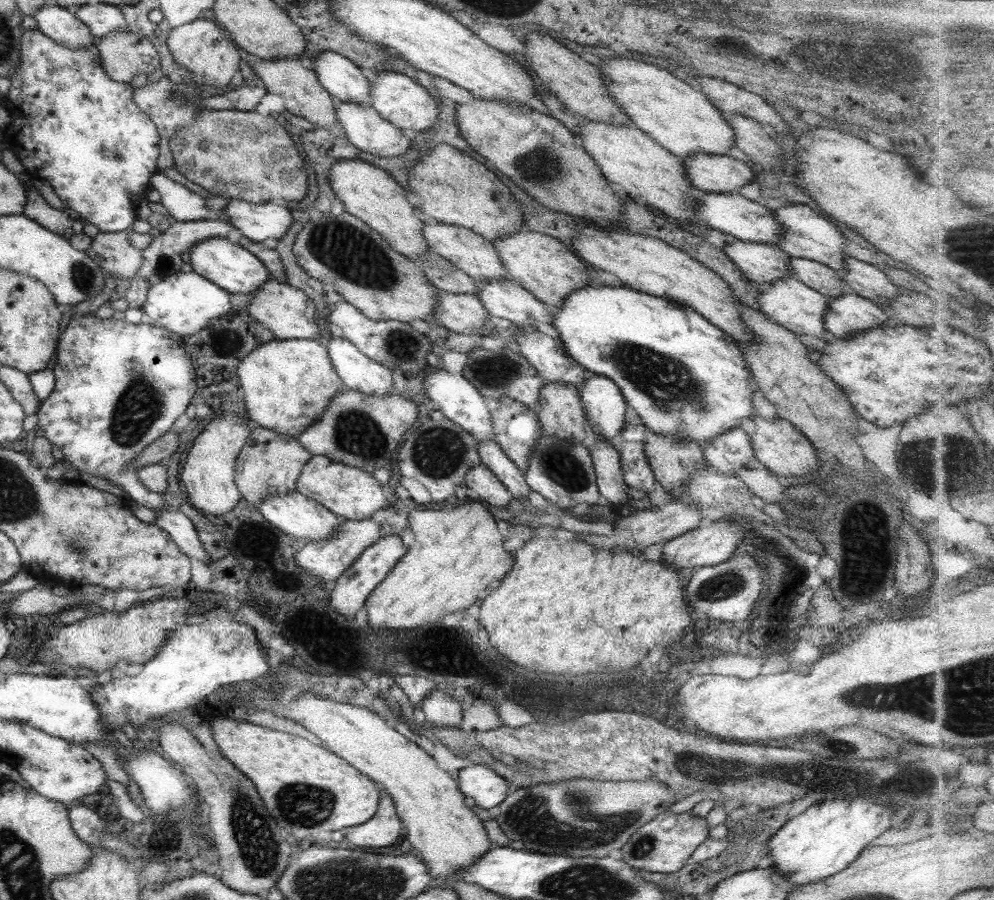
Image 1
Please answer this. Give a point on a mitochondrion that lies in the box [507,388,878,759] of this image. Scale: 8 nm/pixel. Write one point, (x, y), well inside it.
(782, 604)

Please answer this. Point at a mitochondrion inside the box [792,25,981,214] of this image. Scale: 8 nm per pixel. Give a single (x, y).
(882, 61)

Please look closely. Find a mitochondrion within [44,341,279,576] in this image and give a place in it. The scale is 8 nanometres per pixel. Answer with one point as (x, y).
(140, 405)

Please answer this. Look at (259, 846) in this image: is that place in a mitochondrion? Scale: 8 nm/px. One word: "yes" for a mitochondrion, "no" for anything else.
yes

